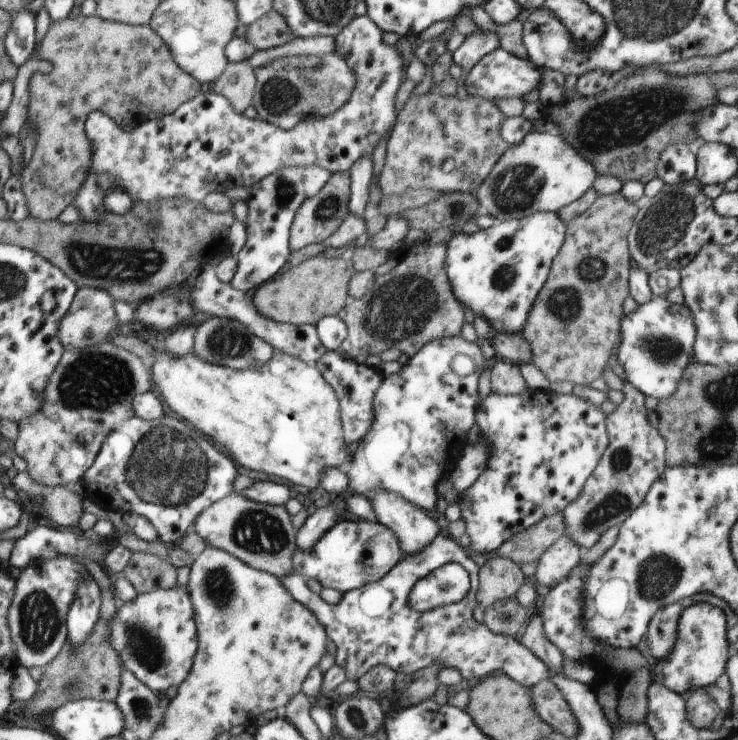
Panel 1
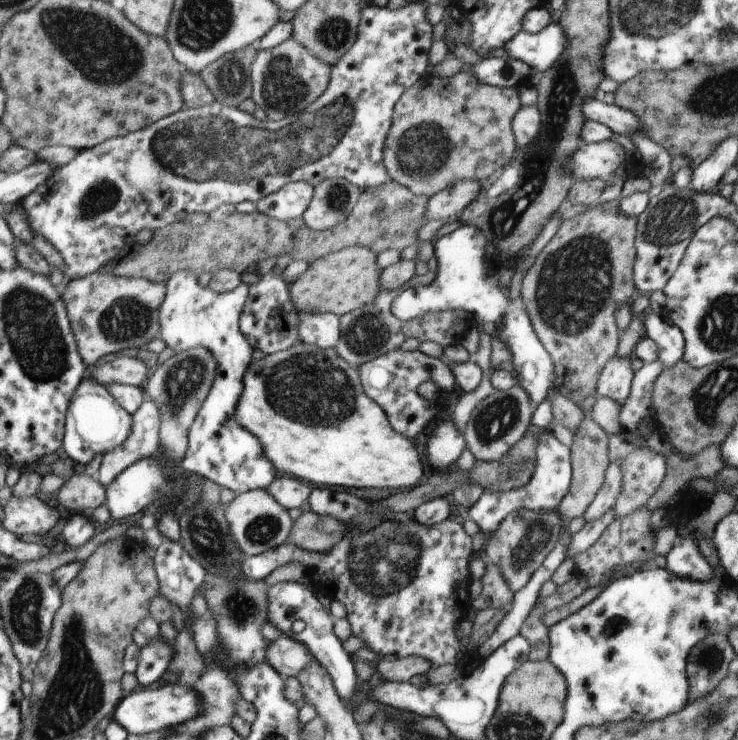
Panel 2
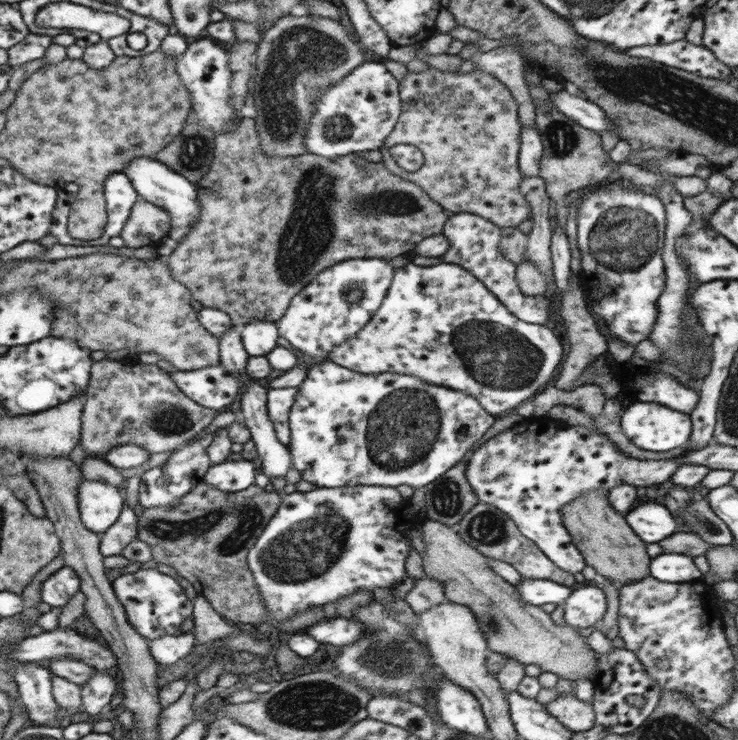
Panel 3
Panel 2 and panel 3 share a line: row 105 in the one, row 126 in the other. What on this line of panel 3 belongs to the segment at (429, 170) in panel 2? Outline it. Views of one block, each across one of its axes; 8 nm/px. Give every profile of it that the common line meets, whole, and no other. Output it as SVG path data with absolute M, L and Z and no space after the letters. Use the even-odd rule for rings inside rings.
M430 66L430 69L426 72L419 74L408 73L404 80L399 83L399 93L402 102L402 113L400 114L399 122L395 126L393 132L386 138L383 148L380 150L382 152L382 157L384 157L382 162L390 173L420 186L420 188L424 189L424 191L432 197L434 202L437 202L437 204L440 204L443 209L450 212L450 215L456 213L476 214L499 227L518 227L522 222L531 219L531 208L529 207L529 202L526 201L524 193L520 191L520 182L522 182L523 175L518 168L518 160L519 149L521 148L521 131L523 129L519 124L519 107L511 96L508 88L506 88L500 80L493 78L490 74L481 72L476 68L471 73L462 74L459 70L453 72L442 72ZM398 144L414 145L422 151L424 154L424 163L420 169L415 172L408 172L394 161L394 158L392 158L390 154L390 148Z

